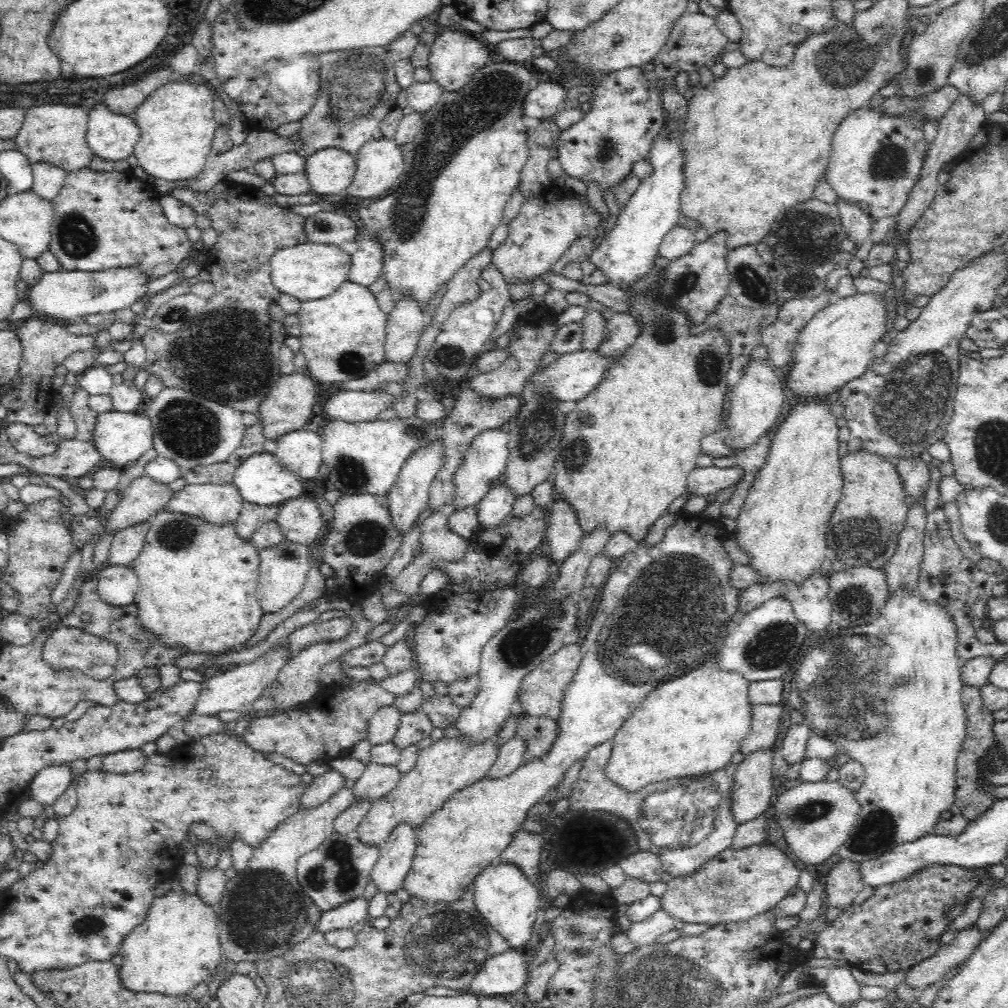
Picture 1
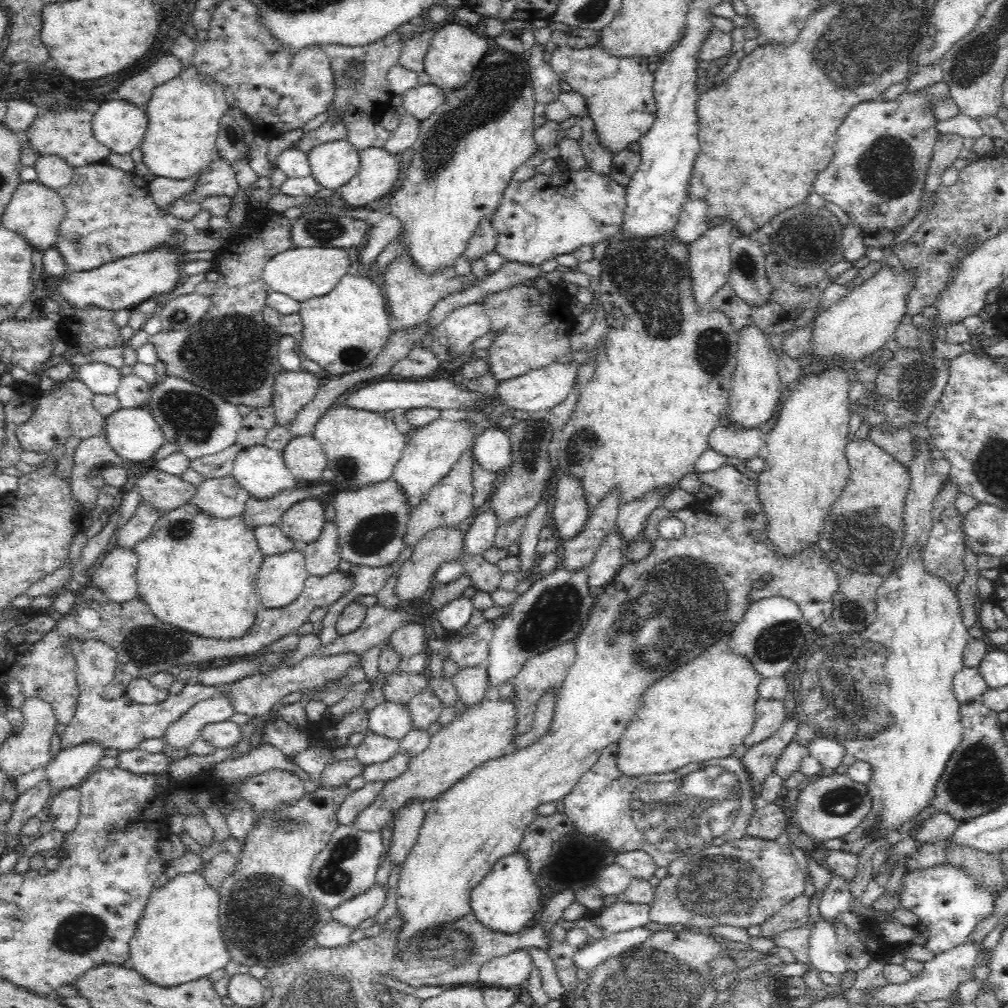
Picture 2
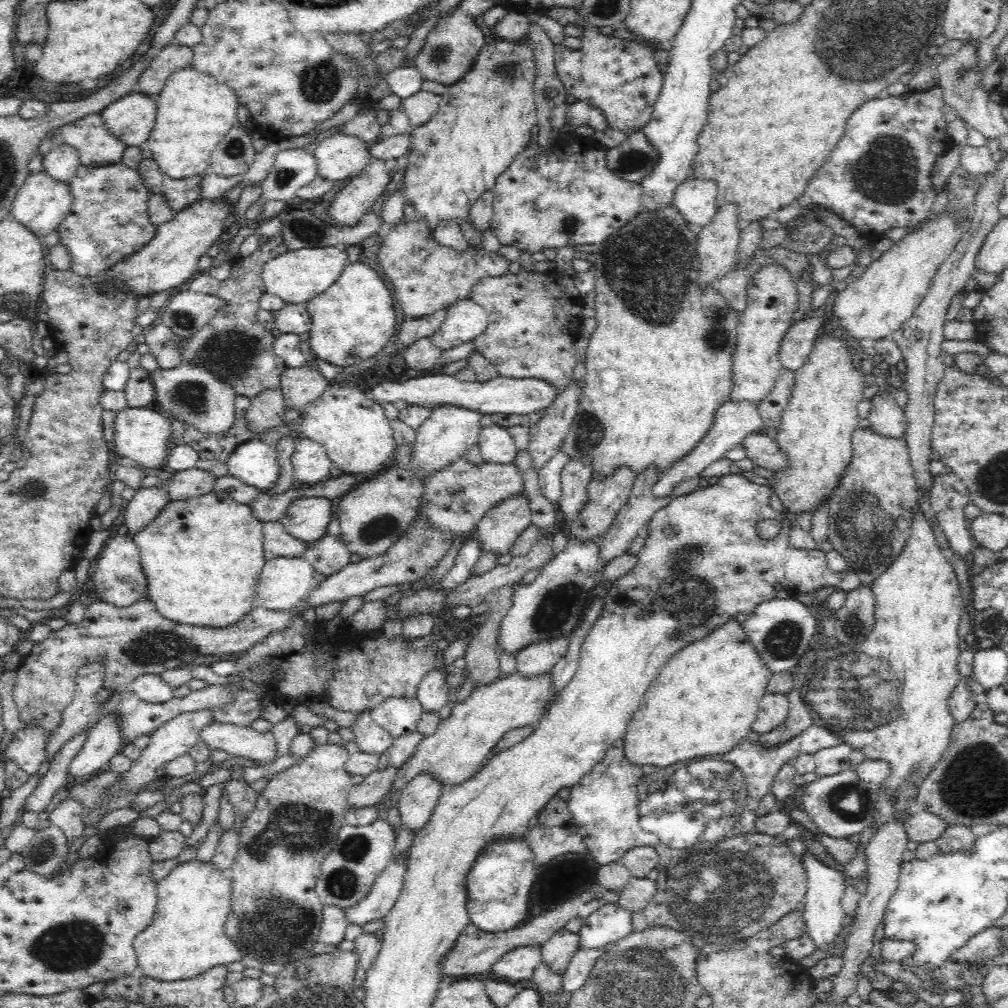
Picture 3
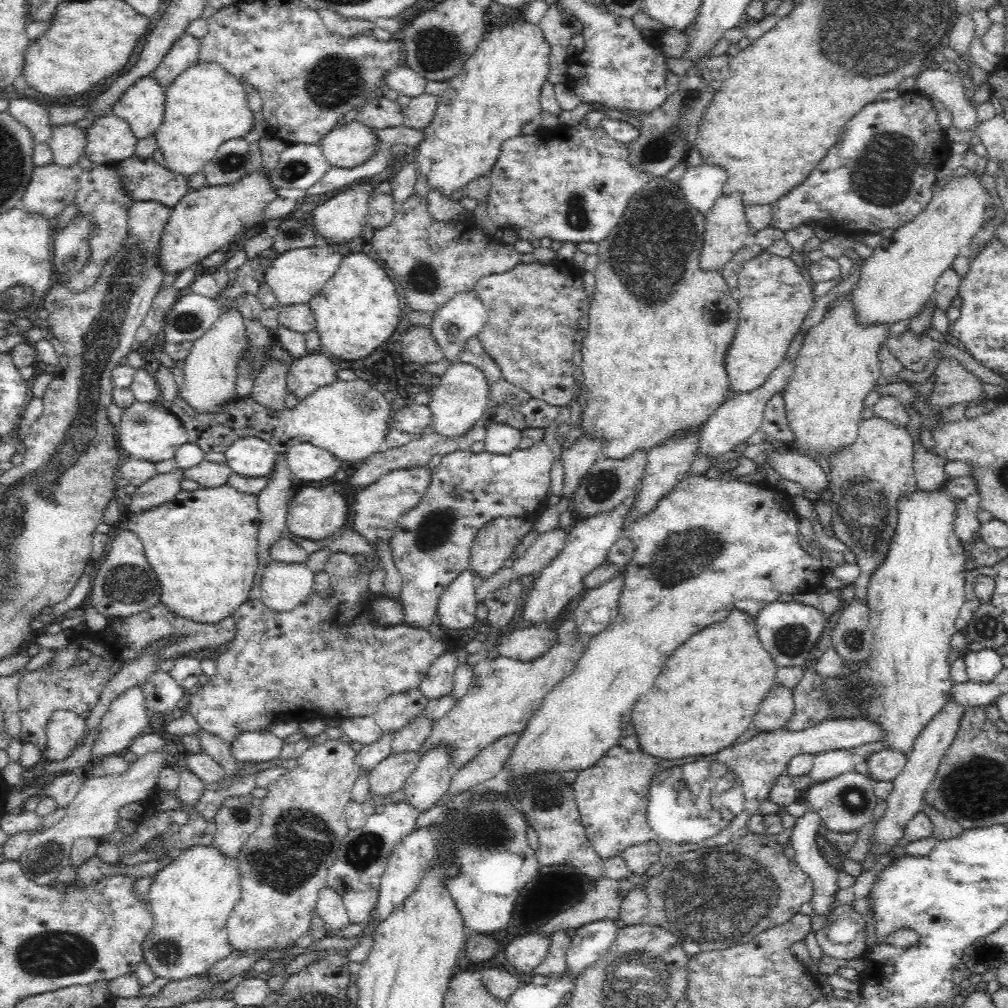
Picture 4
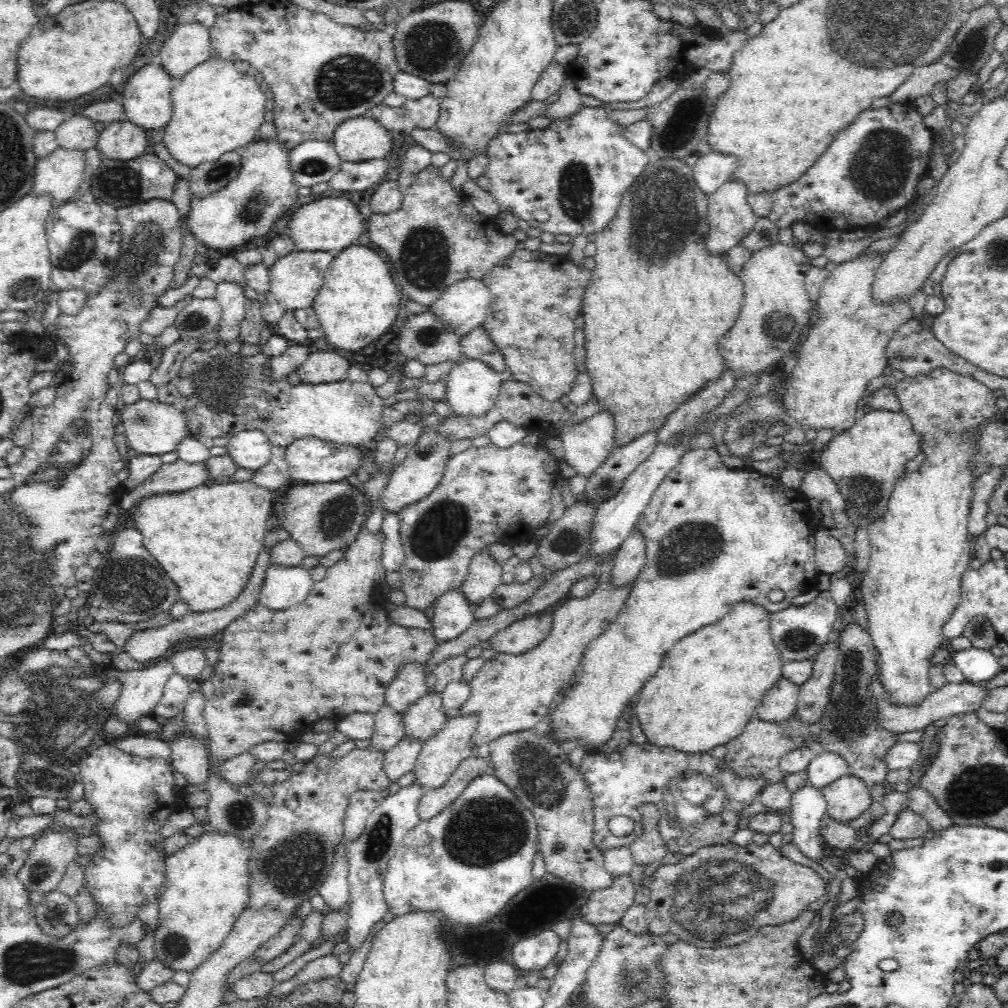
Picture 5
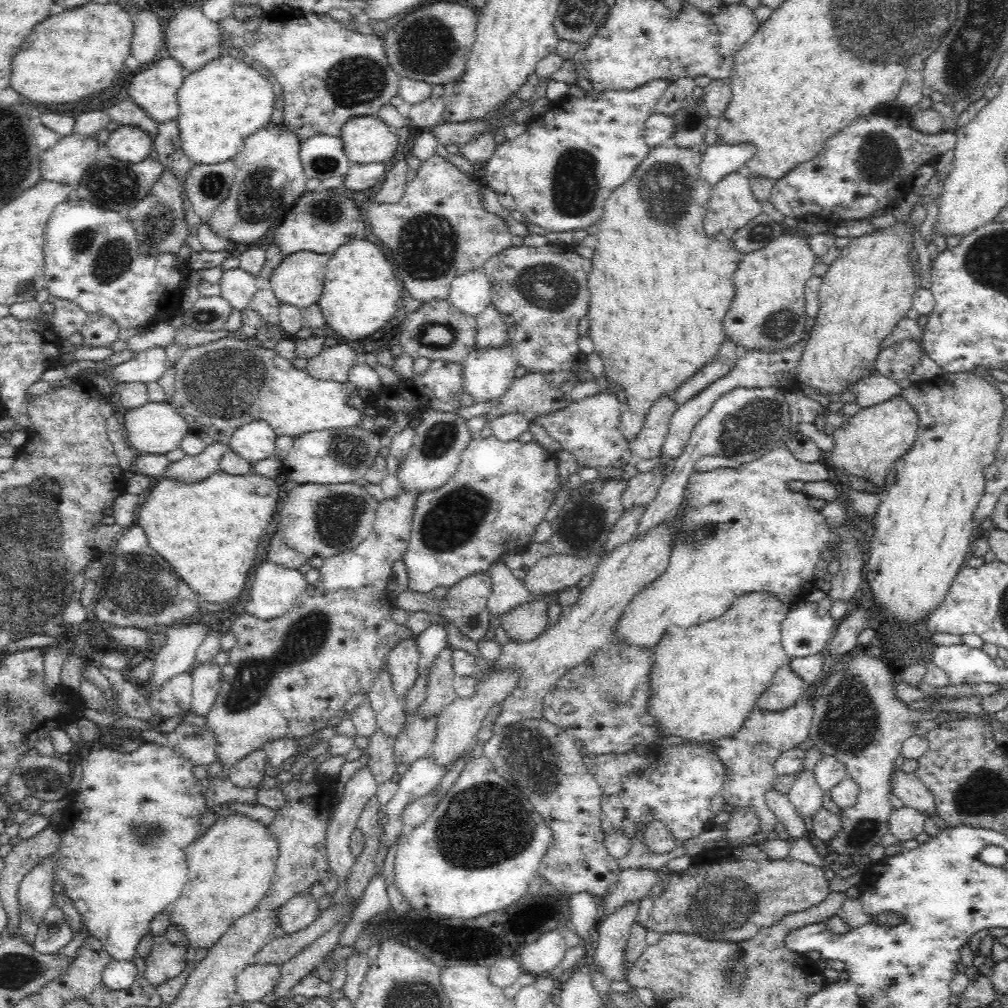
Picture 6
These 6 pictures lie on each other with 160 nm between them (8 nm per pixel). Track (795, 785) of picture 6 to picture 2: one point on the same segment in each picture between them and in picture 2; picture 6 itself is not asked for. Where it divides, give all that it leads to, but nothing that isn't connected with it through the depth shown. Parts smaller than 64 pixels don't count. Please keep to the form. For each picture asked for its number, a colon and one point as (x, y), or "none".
2: (823, 950)
3: (823, 914)
4: (808, 857)
5: (808, 805)

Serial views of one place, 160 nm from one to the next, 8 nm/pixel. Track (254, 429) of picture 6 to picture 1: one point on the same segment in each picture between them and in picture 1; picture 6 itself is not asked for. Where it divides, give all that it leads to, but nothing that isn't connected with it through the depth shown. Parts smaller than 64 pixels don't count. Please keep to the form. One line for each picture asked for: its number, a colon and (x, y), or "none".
1: (262, 479)
2: (260, 470)
3: (254, 462)
4: (250, 456)
5: (251, 449)

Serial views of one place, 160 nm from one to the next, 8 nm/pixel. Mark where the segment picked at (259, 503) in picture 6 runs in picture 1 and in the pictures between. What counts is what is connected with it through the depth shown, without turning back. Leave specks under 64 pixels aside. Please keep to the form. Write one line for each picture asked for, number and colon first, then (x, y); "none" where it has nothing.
1: (212, 612)
2: (199, 573)
3: (203, 556)
4: (202, 545)
5: (208, 539)

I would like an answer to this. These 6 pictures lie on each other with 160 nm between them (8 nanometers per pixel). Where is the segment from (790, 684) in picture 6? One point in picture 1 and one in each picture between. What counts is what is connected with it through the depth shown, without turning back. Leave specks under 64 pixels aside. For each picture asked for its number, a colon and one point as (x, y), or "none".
1: (764, 733)
2: (770, 714)
3: (774, 707)
4: (775, 710)
5: (780, 702)

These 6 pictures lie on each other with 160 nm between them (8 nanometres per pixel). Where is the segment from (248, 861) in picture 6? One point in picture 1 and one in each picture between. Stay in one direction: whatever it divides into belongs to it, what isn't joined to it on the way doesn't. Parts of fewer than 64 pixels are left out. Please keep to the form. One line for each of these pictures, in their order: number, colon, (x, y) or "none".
1: (176, 946)
2: (178, 939)
3: (187, 937)
4: (191, 899)
5: (208, 888)

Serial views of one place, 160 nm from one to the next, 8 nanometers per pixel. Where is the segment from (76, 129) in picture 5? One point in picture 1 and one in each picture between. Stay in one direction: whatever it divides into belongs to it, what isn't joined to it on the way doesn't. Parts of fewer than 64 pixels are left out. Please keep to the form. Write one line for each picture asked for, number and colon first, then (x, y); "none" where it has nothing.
1: (47, 178)
2: (54, 172)
3: (61, 162)
4: (68, 142)

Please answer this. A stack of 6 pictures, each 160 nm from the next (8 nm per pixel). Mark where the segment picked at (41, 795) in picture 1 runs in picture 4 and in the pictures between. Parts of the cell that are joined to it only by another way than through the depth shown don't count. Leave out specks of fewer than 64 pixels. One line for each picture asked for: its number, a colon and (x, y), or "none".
2: (72, 765)
3: (105, 740)
4: (127, 716)

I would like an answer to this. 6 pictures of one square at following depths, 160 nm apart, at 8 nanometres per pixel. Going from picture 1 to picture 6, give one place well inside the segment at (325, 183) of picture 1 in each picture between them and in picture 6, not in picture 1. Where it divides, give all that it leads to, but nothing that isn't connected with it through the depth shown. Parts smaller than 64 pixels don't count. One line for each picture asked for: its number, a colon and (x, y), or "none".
2: (334, 163)
3: (340, 155)
4: (346, 146)
5: (359, 139)
6: (367, 139)

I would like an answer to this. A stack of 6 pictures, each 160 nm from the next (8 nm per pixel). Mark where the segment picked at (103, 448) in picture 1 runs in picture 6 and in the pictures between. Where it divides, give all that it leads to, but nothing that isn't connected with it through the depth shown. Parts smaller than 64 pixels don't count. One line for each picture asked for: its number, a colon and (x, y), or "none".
2: (133, 433)
3: (142, 435)
4: (149, 431)
5: (153, 428)
6: (155, 427)

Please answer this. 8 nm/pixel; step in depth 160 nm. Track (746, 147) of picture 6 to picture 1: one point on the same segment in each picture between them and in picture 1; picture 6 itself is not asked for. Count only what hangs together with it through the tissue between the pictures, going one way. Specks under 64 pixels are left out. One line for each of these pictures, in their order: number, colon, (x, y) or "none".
1: (679, 240)
2: (693, 221)
3: (695, 198)
4: (701, 184)
5: (711, 170)

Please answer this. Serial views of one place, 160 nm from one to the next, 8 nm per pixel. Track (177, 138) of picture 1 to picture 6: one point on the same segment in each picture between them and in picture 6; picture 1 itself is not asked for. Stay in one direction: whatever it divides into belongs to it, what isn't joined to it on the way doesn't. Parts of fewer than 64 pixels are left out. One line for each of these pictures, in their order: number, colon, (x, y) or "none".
2: (184, 115)
3: (195, 112)
4: (205, 106)
5: (217, 109)
6: (221, 104)

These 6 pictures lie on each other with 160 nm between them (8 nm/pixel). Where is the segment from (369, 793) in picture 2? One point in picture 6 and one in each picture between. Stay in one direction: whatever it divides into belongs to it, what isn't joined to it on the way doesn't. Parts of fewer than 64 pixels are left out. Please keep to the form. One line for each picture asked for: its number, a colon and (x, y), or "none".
3: (375, 788)
4: (390, 775)
5: (399, 759)
6: (415, 740)

